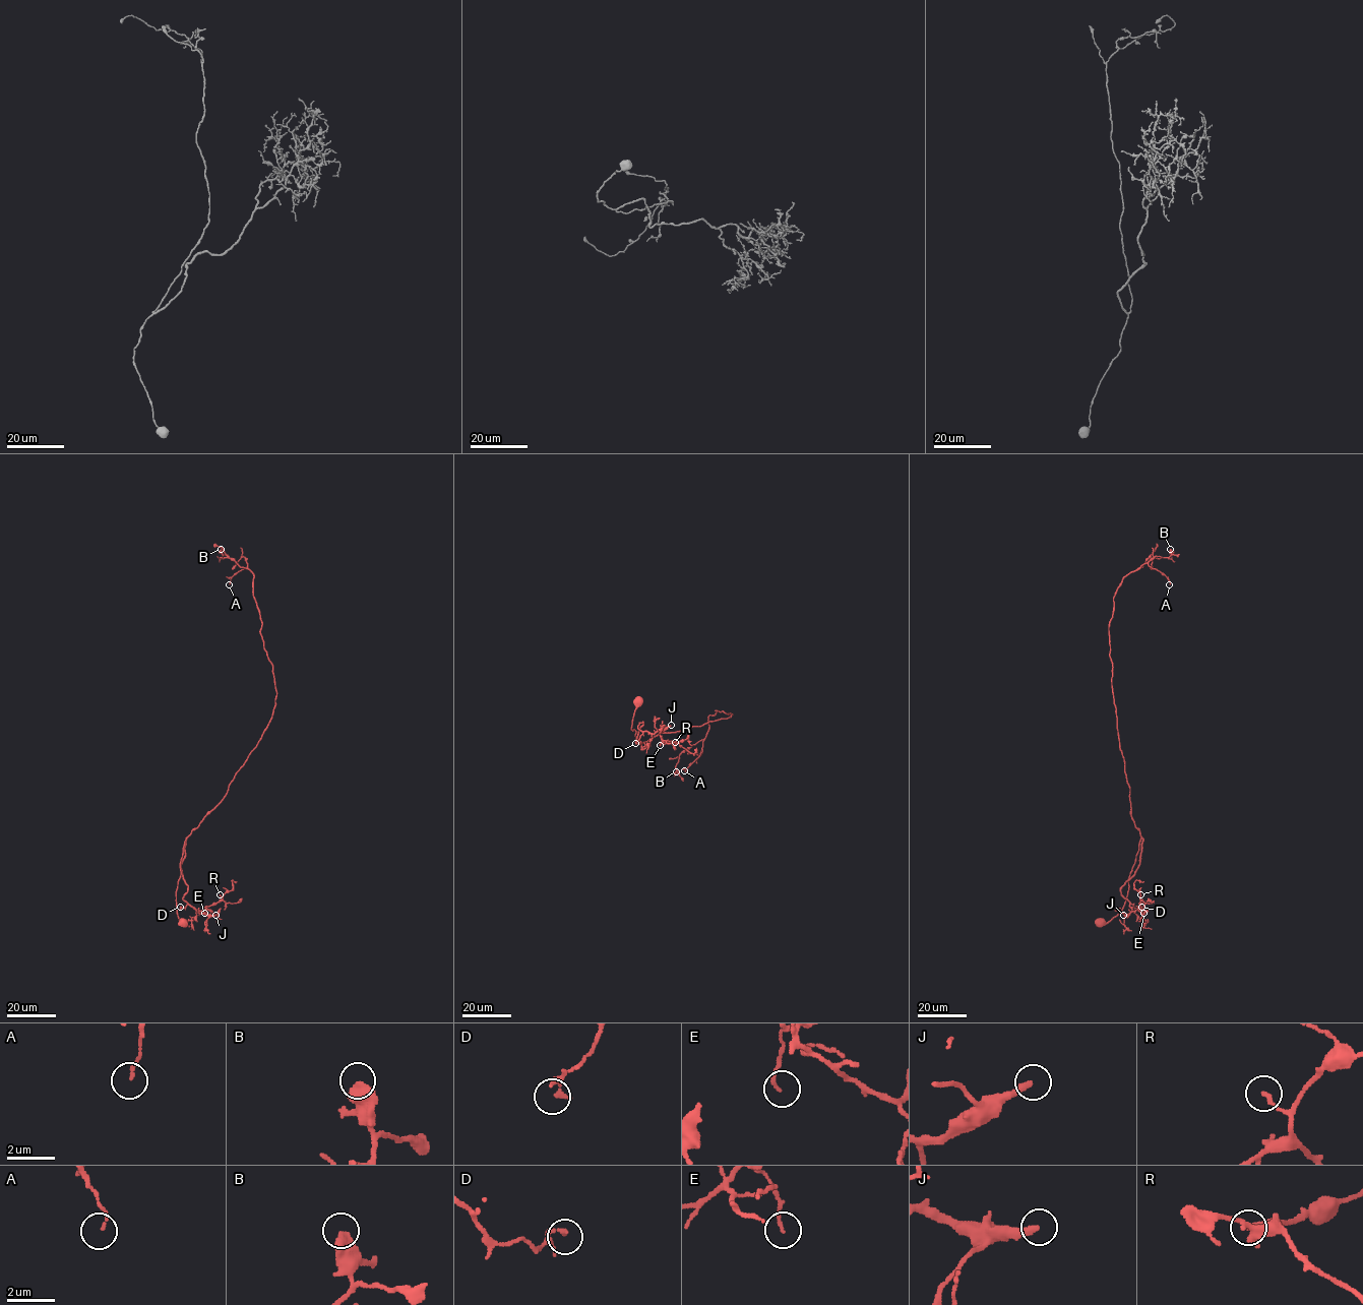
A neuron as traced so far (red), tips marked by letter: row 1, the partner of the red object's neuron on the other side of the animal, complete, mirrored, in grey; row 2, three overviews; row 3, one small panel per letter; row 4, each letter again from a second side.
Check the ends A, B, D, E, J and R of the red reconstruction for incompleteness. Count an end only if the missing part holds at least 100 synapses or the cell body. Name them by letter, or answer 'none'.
J

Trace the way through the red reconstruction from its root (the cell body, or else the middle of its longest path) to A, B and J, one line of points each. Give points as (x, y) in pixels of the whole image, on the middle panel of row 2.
A: (637, 702), (631, 729), (641, 743), (732, 715), (716, 710), (708, 717), (702, 751), (684, 770)
B: (637, 702), (631, 729), (641, 743), (732, 715), (716, 710), (708, 717), (705, 737), (680, 754), (676, 771)
J: (637, 702), (631, 729), (638, 742), (640, 722), (637, 728), (651, 733), (671, 725)

